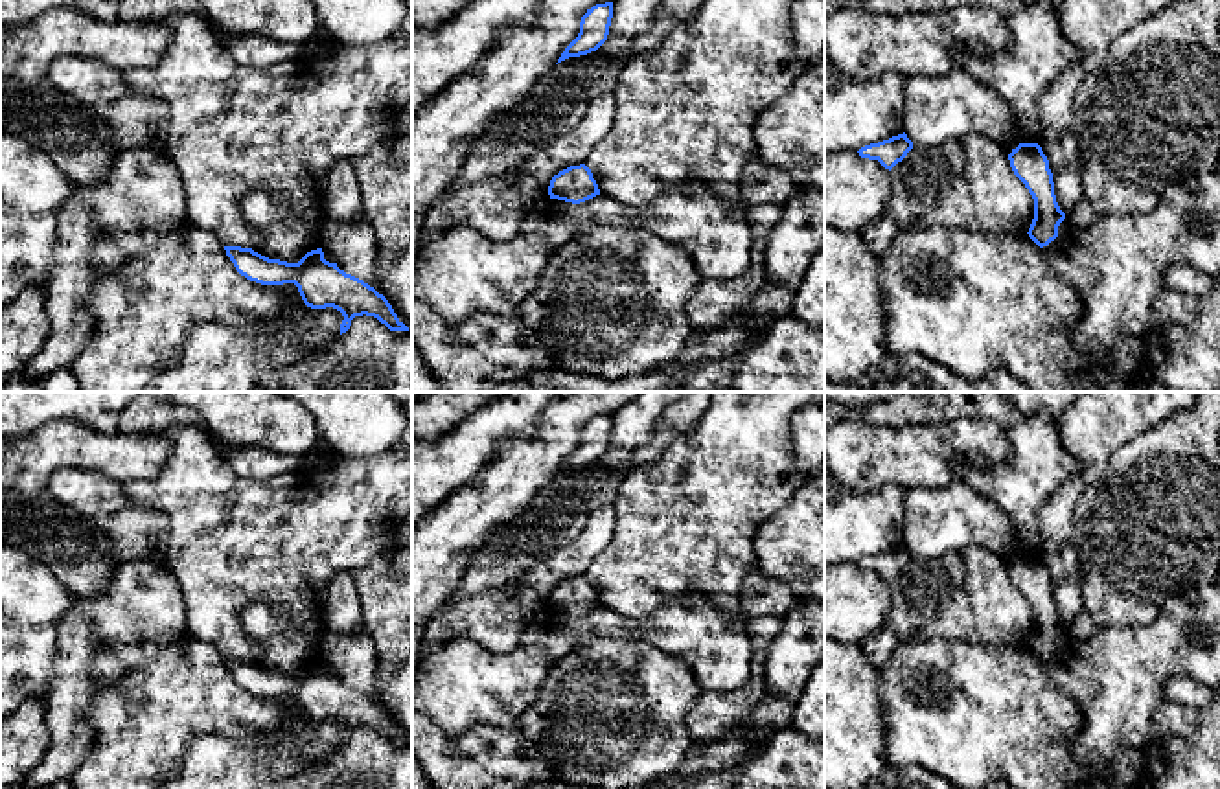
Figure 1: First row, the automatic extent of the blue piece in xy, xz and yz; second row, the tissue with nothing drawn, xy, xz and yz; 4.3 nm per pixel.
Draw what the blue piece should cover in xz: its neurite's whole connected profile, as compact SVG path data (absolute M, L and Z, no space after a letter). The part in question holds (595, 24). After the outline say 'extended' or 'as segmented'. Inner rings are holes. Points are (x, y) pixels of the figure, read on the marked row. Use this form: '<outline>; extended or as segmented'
M613 2L596 4L587 9L581 17L578 37L565 48L558 63L596 51L607 40L611 18Z; as segmented

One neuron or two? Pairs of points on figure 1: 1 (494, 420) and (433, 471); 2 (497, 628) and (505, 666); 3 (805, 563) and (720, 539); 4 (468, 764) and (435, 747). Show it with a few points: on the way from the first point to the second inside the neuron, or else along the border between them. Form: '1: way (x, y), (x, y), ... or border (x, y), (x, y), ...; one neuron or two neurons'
1: way (479, 434), (448, 464); one neuron
2: border (530, 620), (506, 651), (490, 651), (464, 635); two neurons
3: border (777, 512), (757, 530), (757, 565); two neurons
4: way (460, 764), (442, 754); one neuron

